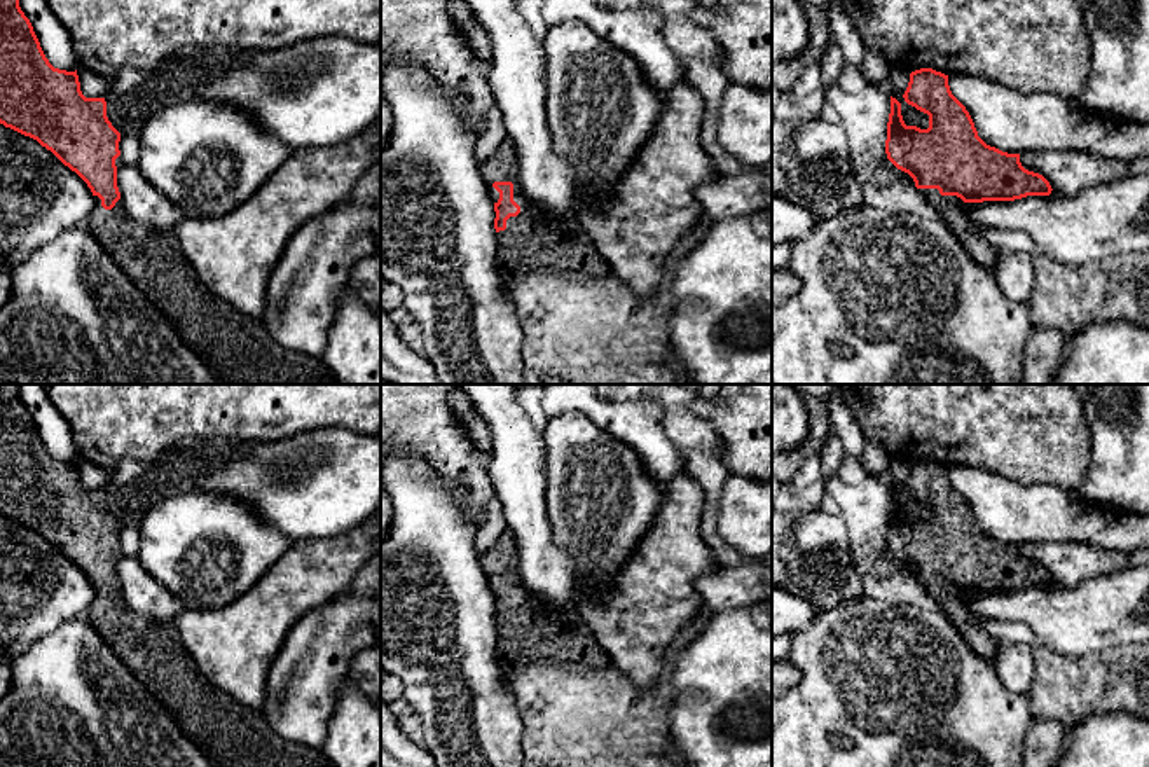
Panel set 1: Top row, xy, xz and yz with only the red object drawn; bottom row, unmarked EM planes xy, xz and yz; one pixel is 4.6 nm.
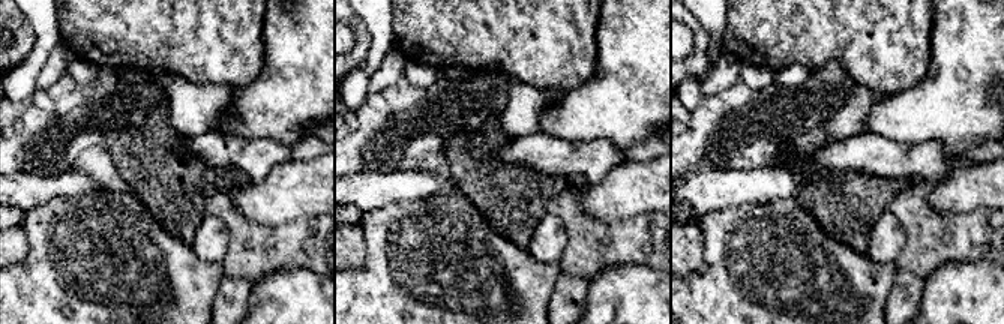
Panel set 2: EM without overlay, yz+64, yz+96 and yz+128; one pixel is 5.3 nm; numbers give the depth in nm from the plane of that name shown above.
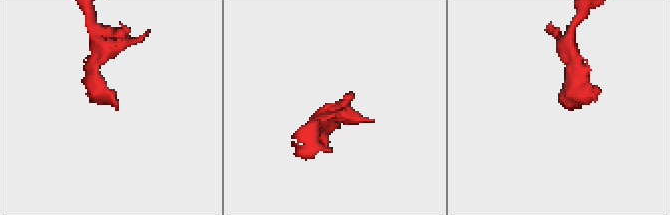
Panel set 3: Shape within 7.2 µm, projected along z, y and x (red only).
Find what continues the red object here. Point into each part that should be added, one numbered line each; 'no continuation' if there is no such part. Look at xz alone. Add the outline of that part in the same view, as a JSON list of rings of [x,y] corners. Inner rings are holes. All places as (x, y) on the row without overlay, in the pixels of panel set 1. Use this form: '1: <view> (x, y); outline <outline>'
1: xz (529, 635); outline [[[510,529],[480,556],[480,563],[492,594],[499,591],[492,575],[512,573],[513,592],[520,598],[520,605],[506,612],[506,620],[496,624],[496,657],[501,666],[510,669],[533,664],[609,664],[608,653],[580,618],[574,601],[559,612],[547,612],[524,589],[519,578],[519,550]]]

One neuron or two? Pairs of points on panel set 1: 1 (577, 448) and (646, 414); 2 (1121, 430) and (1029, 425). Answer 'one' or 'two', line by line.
1: two
2: two

